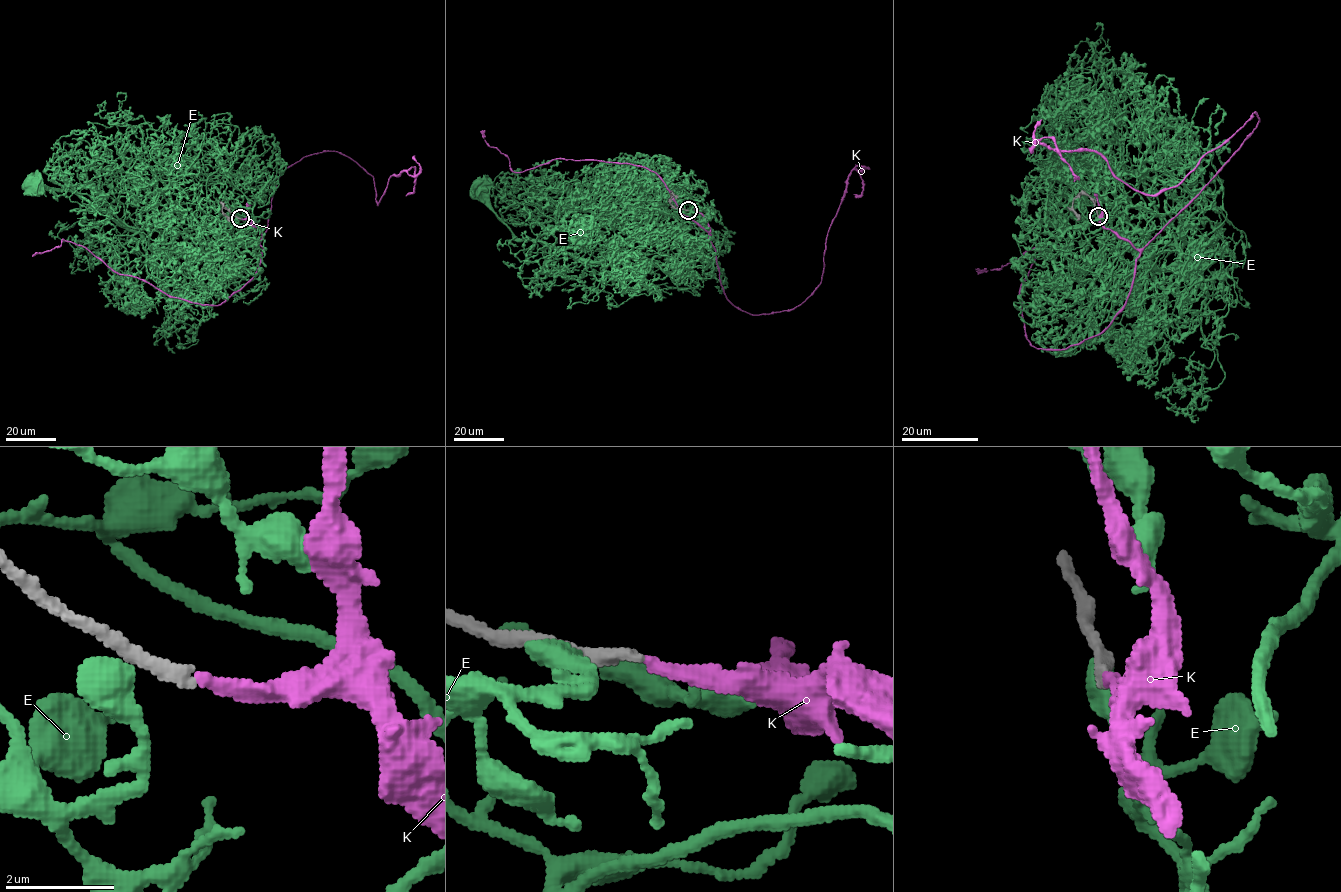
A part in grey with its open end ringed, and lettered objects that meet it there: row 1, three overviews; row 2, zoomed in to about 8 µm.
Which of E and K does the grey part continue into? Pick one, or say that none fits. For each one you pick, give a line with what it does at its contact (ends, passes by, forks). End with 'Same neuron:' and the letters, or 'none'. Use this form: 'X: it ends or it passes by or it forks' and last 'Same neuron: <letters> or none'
K: it ends
Same neuron: K

